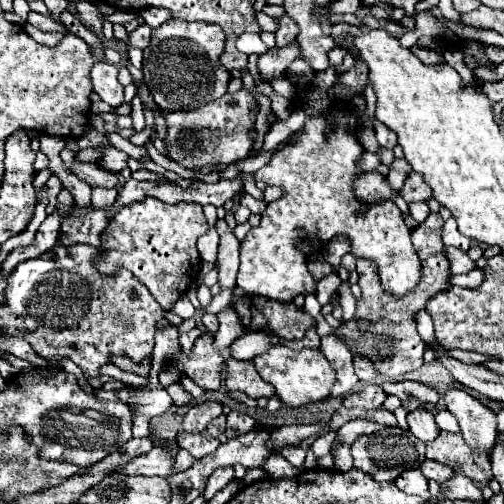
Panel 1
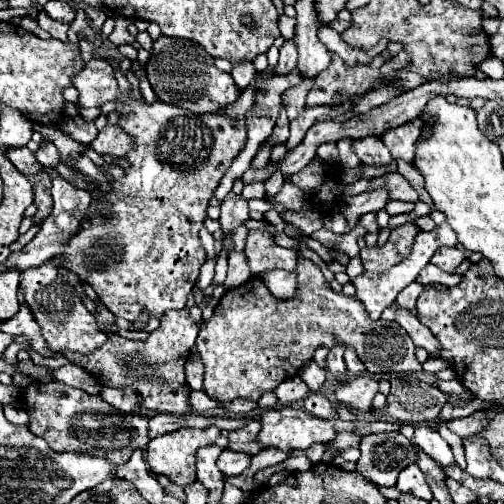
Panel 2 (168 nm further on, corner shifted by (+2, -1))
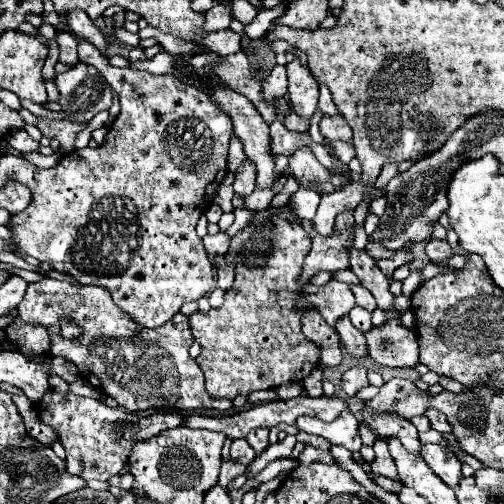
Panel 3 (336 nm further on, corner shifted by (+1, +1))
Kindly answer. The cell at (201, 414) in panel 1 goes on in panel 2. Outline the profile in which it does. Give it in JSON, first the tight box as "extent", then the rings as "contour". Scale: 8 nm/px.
{"extent":[147,427,221,487],"contour":[[[207,427],[207,429],[179,429],[179,431],[165,433],[165,435],[151,439],[149,445],[147,445],[149,471],[155,473],[155,475],[165,475],[181,487],[195,483],[195,455],[201,447],[215,443],[215,439],[219,435],[221,435],[221,431],[217,427]]]}

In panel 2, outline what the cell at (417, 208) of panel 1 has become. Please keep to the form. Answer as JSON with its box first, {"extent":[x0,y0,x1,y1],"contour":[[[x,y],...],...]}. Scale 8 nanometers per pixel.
{"extent":[385,199,413,215],"contour":[[[389,199],[385,205],[385,211],[389,215],[399,215],[399,213],[409,213],[413,209],[413,203],[405,203],[405,201],[393,201]]]}

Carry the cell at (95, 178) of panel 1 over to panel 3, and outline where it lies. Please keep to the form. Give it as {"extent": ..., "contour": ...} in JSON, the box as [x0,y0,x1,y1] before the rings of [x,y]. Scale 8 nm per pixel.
{"extent":[8,131,38,153],"contour":[[[16,131],[14,135],[8,135],[8,143],[20,151],[20,153],[30,153],[30,151],[38,151],[38,143],[26,133],[26,131]]]}

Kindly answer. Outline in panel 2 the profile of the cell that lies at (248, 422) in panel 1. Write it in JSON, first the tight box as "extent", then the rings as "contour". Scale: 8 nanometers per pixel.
{"extent":[229,421,261,443],"contour":[[[251,421],[247,427],[237,429],[237,431],[231,431],[231,433],[229,433],[229,441],[231,441],[231,443],[237,443],[237,441],[241,441],[241,443],[251,443],[253,439],[257,439],[259,431],[261,431],[261,423],[259,423],[259,421]]]}

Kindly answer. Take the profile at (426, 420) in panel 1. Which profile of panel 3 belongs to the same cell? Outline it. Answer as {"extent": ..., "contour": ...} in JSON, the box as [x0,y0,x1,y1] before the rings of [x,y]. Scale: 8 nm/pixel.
{"extent":[420,443,462,487],"contour":[[[426,443],[420,453],[422,459],[428,463],[428,467],[450,487],[456,487],[462,473],[460,473],[460,461],[454,453],[448,453],[446,447],[438,443]]]}

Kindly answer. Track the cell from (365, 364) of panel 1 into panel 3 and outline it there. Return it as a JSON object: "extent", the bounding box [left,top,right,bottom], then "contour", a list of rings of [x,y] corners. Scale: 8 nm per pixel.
{"extent":[336,317,366,359],"contour":[[[342,317],[336,323],[336,331],[340,335],[340,341],[344,345],[344,351],[354,357],[354,359],[362,359],[366,357],[366,341],[364,341],[364,333],[358,331],[348,317]]]}

